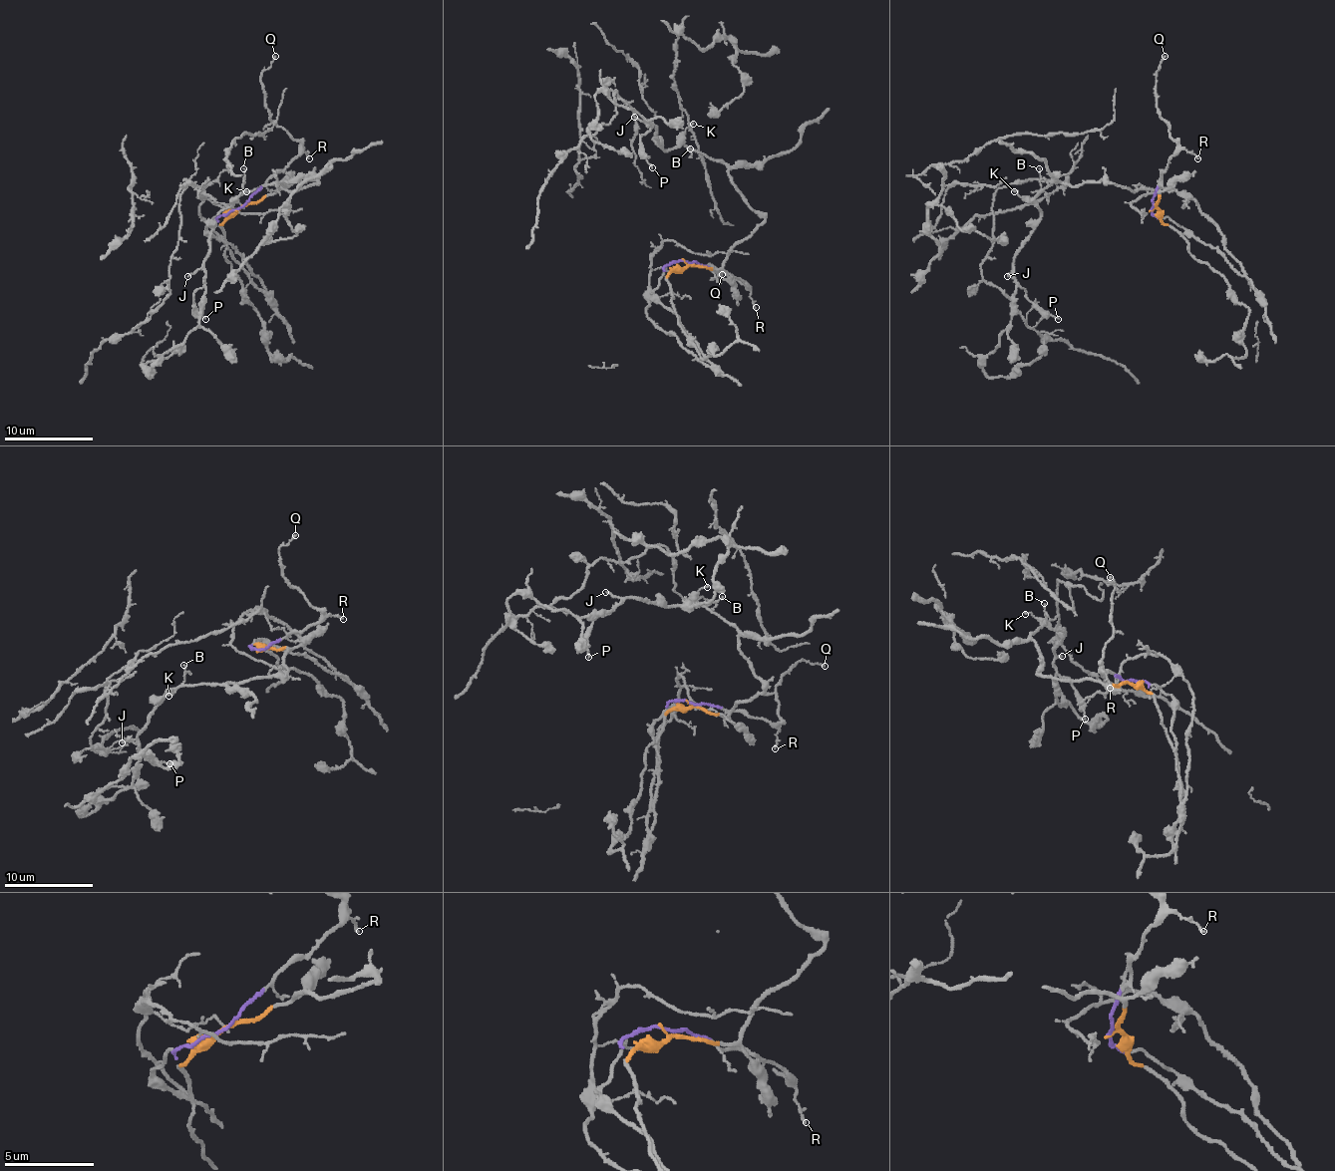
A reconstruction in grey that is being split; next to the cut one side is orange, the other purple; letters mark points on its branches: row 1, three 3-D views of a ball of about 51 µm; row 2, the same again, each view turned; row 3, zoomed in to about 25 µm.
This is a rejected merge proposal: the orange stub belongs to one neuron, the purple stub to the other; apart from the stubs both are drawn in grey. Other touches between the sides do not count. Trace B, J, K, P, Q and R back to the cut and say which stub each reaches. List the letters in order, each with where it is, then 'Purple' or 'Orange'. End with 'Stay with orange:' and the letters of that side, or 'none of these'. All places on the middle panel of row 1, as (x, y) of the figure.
B: Place: (690, 148). Orange
J: Place: (634, 117). Orange
K: Place: (693, 124). Orange
P: Place: (652, 167). Orange
Q: Place: (722, 274). Purple
R: Place: (756, 307). Purple
Stay with orange: B, J, K, P

